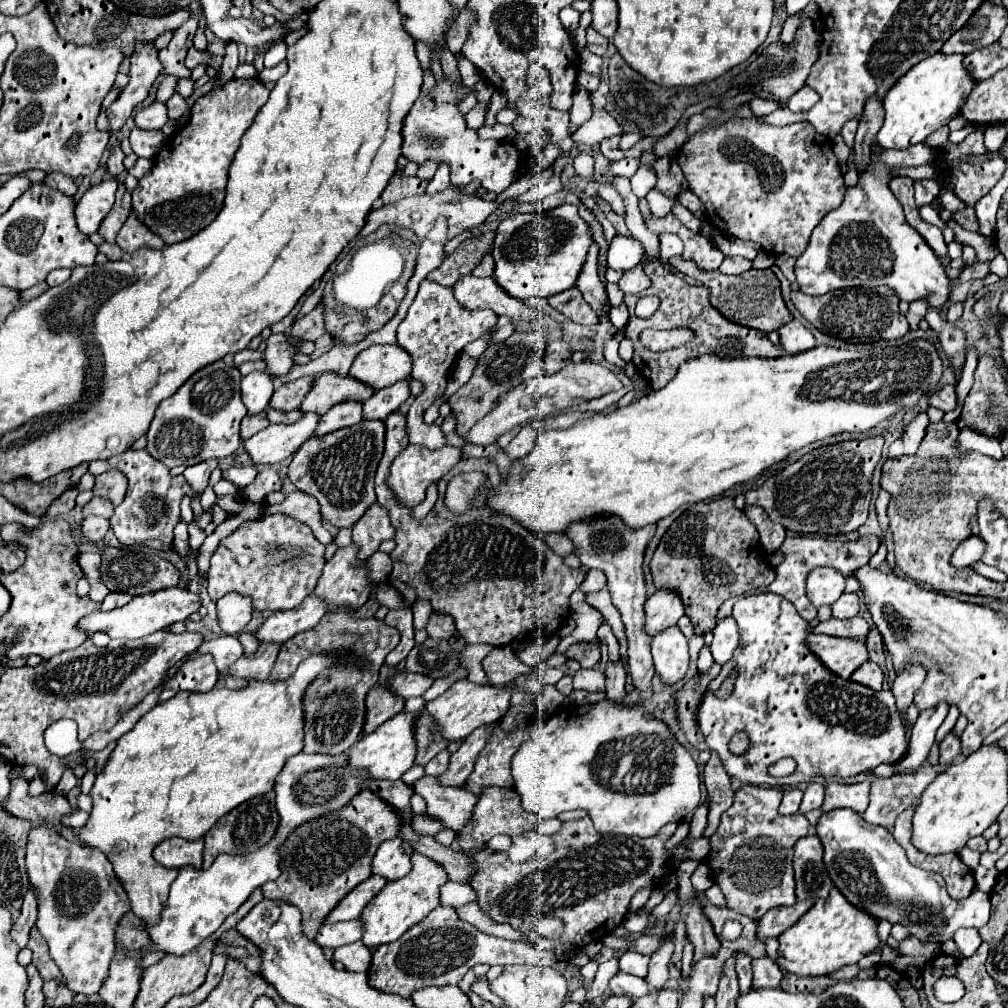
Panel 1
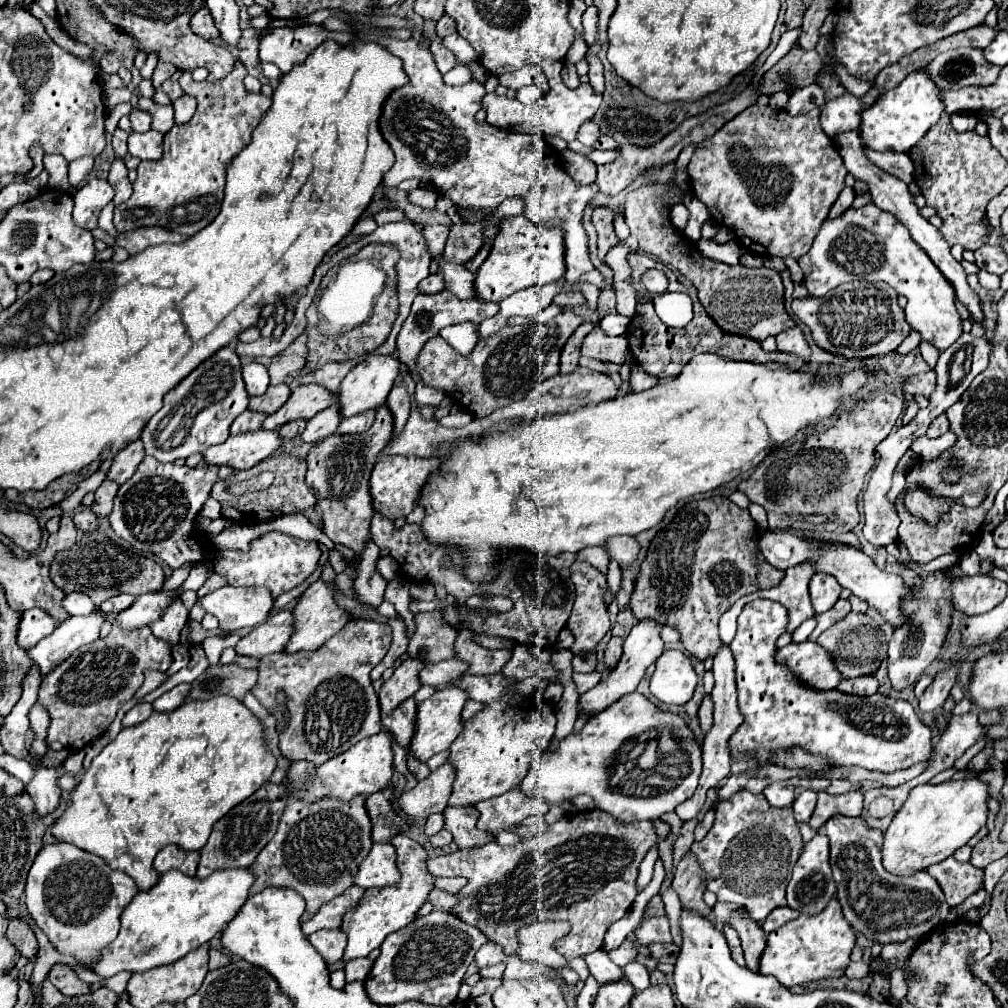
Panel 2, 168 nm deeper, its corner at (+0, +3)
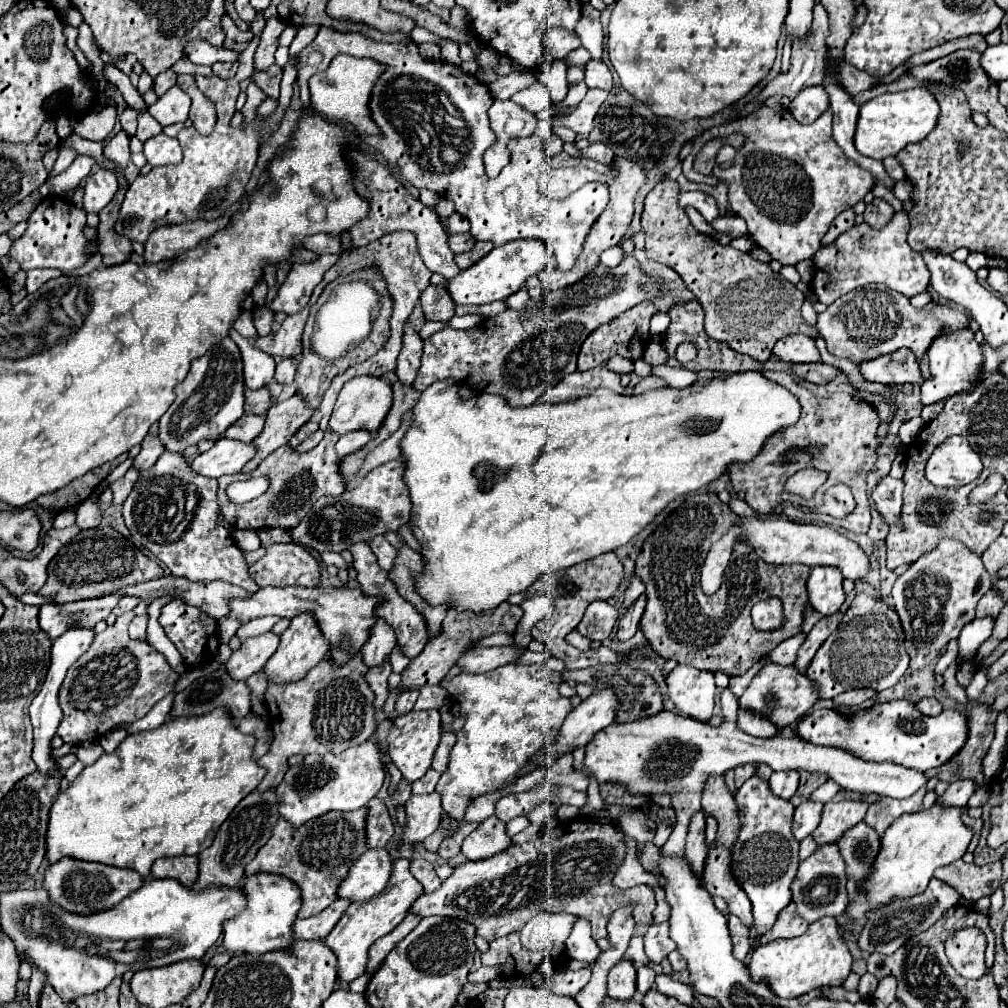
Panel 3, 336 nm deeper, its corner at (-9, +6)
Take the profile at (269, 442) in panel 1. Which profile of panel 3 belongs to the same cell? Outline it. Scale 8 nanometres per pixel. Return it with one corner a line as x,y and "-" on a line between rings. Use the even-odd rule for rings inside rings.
218,439
214,447
206,453
196,455
190,461
190,469
204,477
222,477
240,473
244,465
254,457
256,449
250,443
240,443
234,439

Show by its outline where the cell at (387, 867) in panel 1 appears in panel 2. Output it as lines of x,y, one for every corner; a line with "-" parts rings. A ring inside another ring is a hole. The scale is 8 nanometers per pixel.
373,844
367,858
361,862
355,884
363,888
391,886
401,880
397,870
397,852
391,844

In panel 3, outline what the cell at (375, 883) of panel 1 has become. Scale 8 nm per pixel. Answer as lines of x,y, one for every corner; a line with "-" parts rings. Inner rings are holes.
336,899
334,903
330,903
322,913
314,915
314,917
308,917
308,919
296,919
294,921
294,937
296,939
324,939
334,923
338,923
338,919
342,917
342,913
346,911
346,907
350,905
350,901
346,899

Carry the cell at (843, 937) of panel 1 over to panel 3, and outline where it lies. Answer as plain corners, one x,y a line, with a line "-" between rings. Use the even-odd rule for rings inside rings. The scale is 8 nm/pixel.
822,917
810,923
804,935
792,939
778,939
768,945
758,945
750,959
750,979
770,985
774,995
782,999
796,999
818,987
842,985
852,967
852,955
840,935
834,917

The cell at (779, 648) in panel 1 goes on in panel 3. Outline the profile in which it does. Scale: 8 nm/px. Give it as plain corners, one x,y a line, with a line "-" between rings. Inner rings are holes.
888,701
858,711
854,717
840,715
832,709
820,709
798,723
798,735
804,741
840,747
866,761
890,761
908,769
928,771
950,761
968,739
968,717
956,709
944,709
942,715
926,717
910,701

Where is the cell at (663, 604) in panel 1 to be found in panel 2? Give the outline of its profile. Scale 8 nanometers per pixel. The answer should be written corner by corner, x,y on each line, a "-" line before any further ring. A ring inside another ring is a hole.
639,620
633,630
629,632
625,644
623,644
623,658
621,662
617,664
617,668
613,672
609,672
593,690
581,694
581,712
589,712
591,716
605,710
607,706
611,706
613,702
617,702
623,694
629,694
629,692
635,692
637,690
637,684
641,682
641,678
645,676
645,670
649,664
653,664
661,652
663,652
663,640
661,640
661,630
665,626
659,626
659,622
653,622
653,620

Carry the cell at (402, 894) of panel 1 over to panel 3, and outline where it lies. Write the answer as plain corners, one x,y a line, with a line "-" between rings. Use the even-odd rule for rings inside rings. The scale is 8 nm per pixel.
408,859
394,861
394,871
390,875
390,883
388,883
386,891
374,895
374,899
370,899
370,901
350,903
350,907
346,909
342,919
336,923
336,927
330,931
330,935
326,935
324,943
326,943
326,947
330,947
334,951
336,959
338,959
336,971
338,971
338,979
342,983
348,985
350,981
354,981
356,977
360,977
364,973
370,945
376,939
388,935
406,917
414,899
418,899
424,893
424,887
412,877
408,867
410,867

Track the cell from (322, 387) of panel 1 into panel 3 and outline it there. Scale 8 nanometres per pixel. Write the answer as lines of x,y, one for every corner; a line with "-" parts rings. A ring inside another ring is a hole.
292,395
282,403
274,403
266,413
266,425
262,433
252,441
252,445
256,447
256,455
242,469
242,473
252,473
266,455
286,445
290,437
312,417
312,413
314,411
298,395

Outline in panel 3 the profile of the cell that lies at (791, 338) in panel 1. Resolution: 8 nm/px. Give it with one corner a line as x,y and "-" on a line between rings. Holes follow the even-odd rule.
790,335
776,343
772,351
784,363
818,363
820,351
814,339
806,335

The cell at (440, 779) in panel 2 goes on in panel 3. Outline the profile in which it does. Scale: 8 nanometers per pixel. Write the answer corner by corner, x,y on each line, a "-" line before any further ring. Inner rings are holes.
436,791
430,795
412,795
410,801
406,803
406,827
398,843
414,845
424,841
438,829
440,819
442,819
442,805
440,795

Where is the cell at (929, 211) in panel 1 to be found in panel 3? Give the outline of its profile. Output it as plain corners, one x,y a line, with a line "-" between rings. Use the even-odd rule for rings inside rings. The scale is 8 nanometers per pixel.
904,179
902,181
896,182
893,189
893,194
897,199
904,202
910,200
912,191
913,191
912,183
910,183
908,179

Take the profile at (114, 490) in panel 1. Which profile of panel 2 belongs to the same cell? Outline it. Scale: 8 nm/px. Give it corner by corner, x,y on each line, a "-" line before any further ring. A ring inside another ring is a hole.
133,440
131,444
127,444
115,458
111,468
107,470
107,480
117,482
119,486
125,484
131,474
137,470
139,462
143,460
145,452
143,452
143,442
141,440

